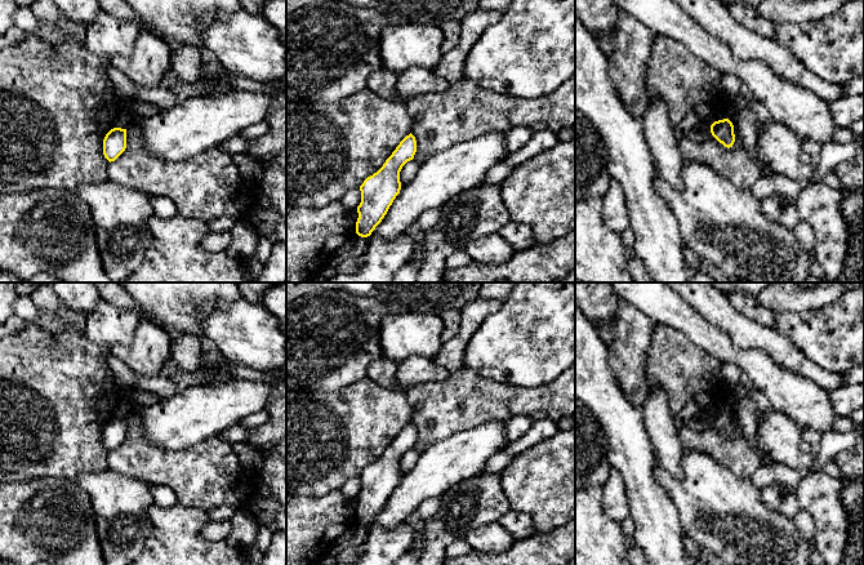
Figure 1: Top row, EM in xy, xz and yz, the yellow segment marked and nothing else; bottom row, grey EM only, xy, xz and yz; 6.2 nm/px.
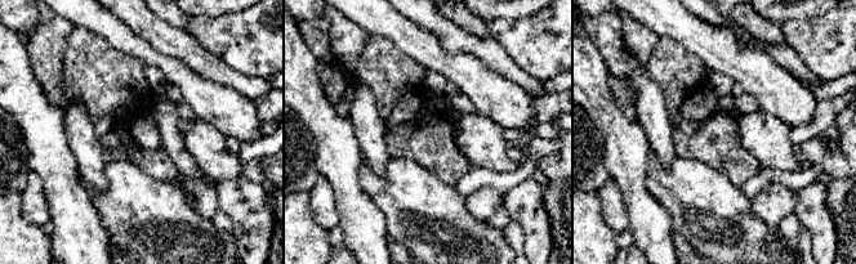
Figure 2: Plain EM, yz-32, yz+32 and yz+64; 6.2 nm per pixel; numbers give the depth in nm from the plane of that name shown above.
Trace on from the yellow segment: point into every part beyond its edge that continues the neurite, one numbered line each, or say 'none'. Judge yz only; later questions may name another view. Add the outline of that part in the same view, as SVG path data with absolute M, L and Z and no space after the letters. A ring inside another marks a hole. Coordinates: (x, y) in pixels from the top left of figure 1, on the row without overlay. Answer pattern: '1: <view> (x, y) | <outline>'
none

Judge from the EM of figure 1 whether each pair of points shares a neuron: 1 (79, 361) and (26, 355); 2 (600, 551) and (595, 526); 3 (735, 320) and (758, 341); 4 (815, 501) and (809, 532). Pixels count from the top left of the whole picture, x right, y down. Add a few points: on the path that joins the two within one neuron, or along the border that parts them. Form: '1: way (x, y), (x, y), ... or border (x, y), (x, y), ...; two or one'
1: way (66, 361), (39, 361); one
2: way (596, 545), (595, 533); one
3: way (740, 325), (753, 336); one
4: border (801, 507), (813, 519), (815, 541); two

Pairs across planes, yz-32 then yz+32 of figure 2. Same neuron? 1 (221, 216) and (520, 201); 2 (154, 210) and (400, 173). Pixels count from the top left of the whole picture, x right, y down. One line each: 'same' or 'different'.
1: different
2: same

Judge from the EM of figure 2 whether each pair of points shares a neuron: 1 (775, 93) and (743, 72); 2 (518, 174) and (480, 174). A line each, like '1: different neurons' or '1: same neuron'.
1: same neuron
2: same neuron

